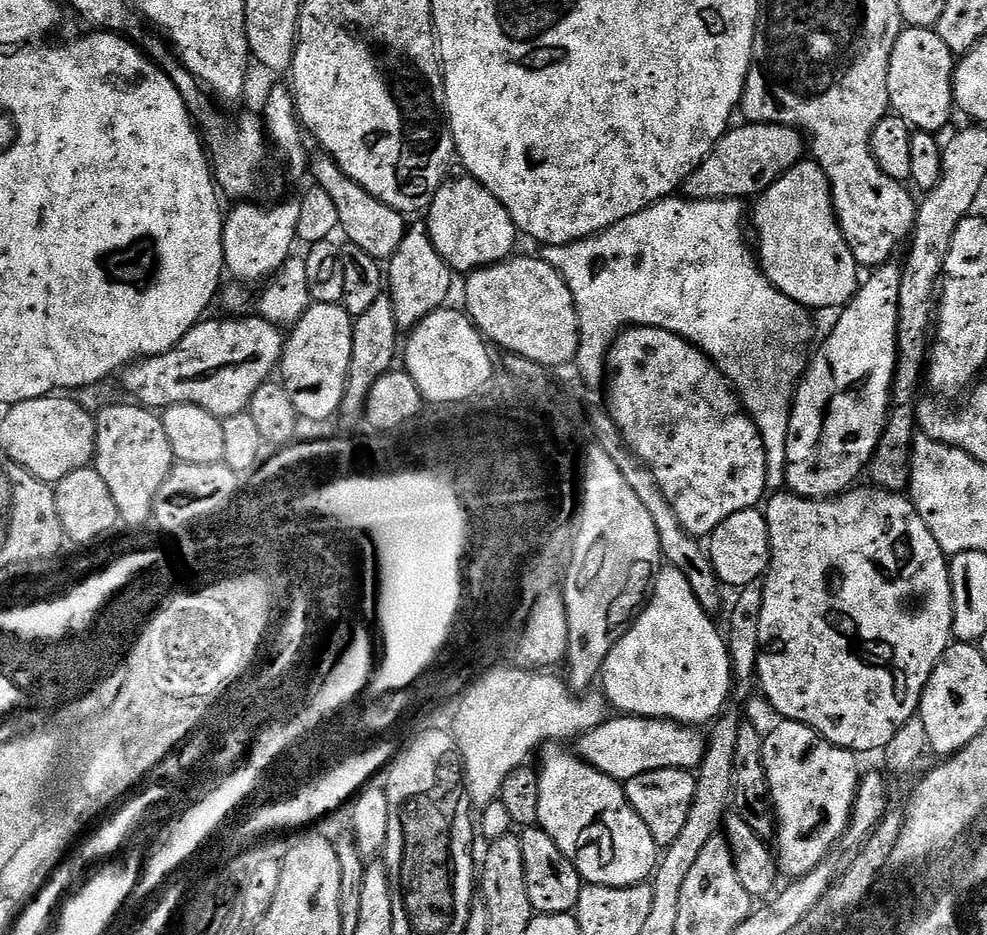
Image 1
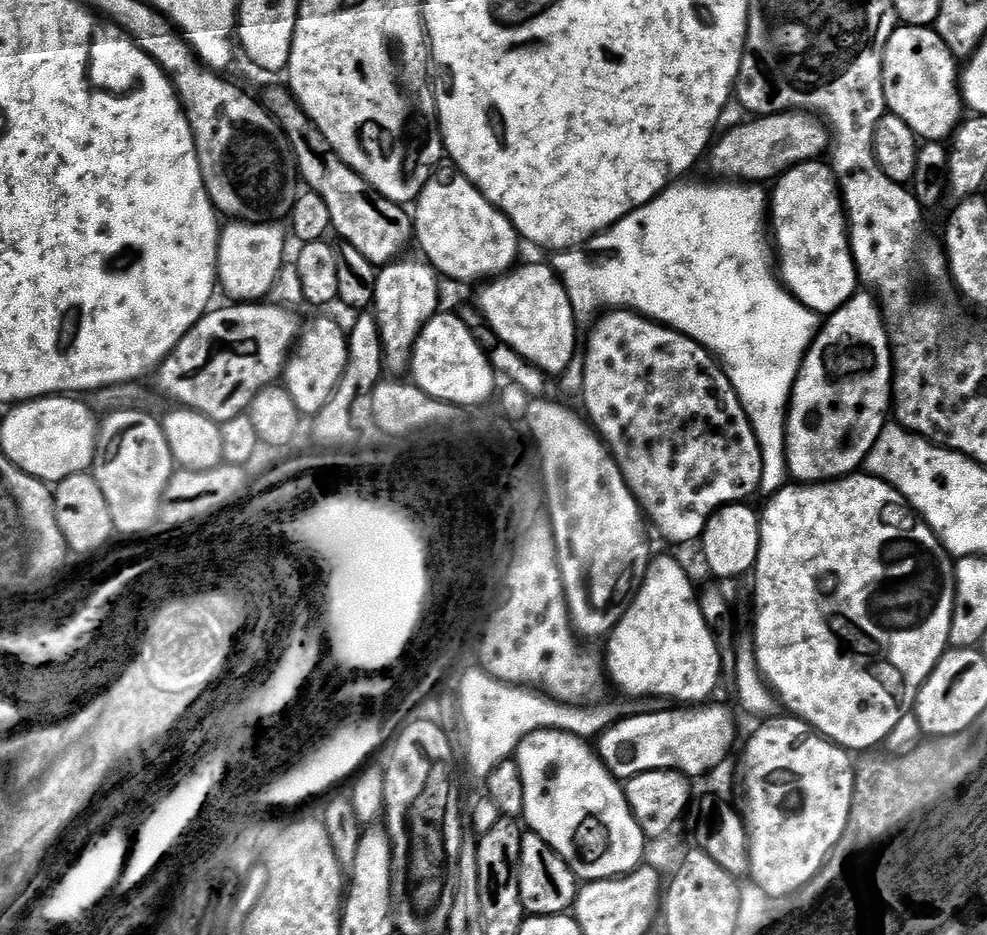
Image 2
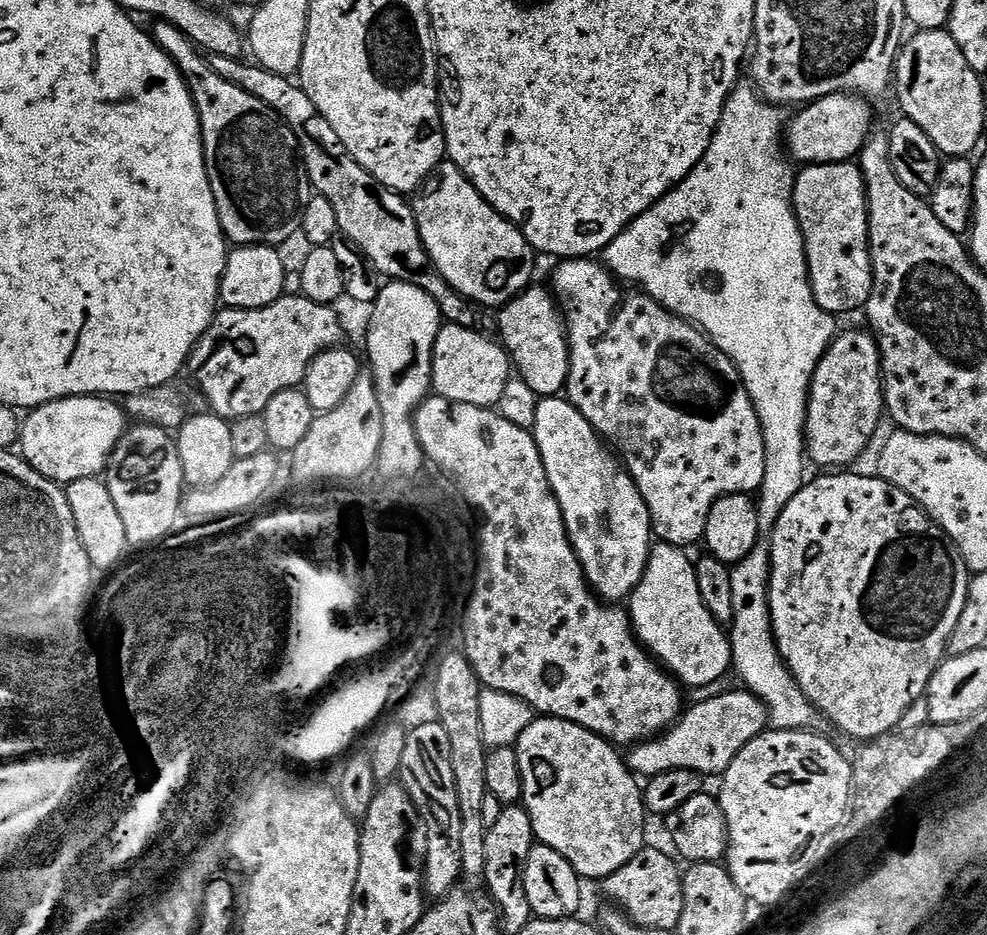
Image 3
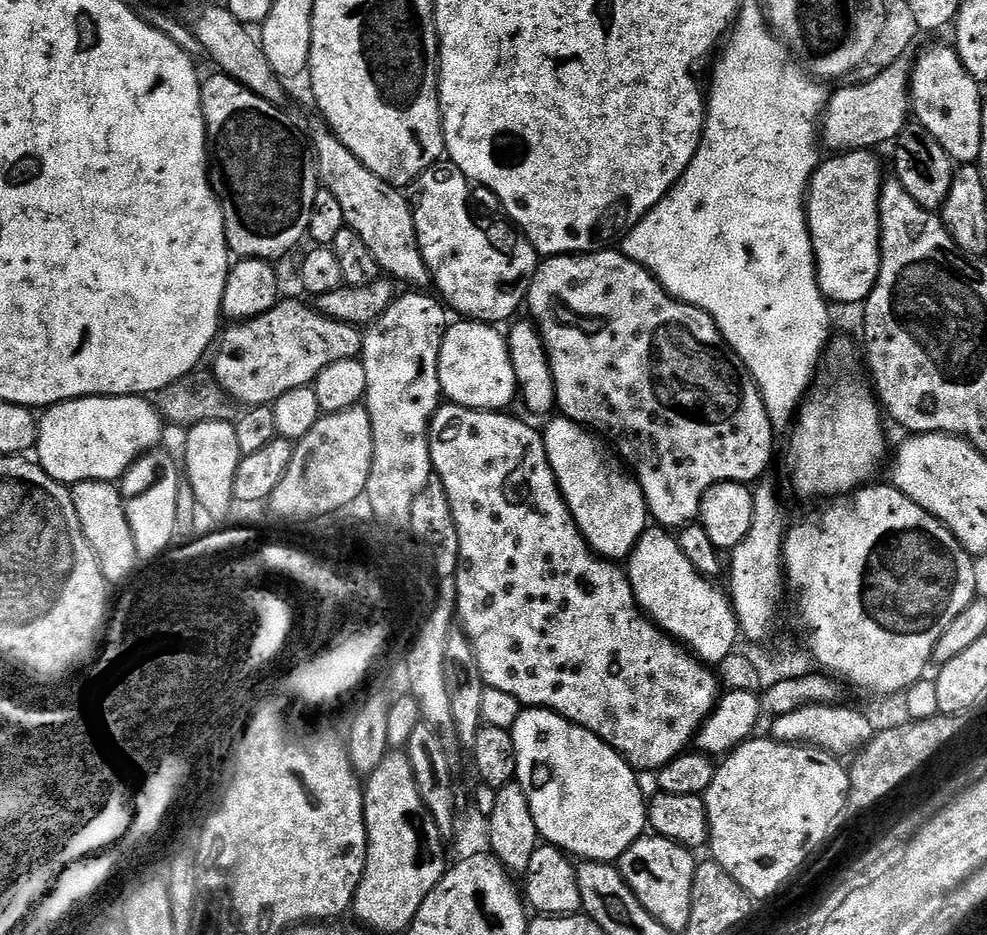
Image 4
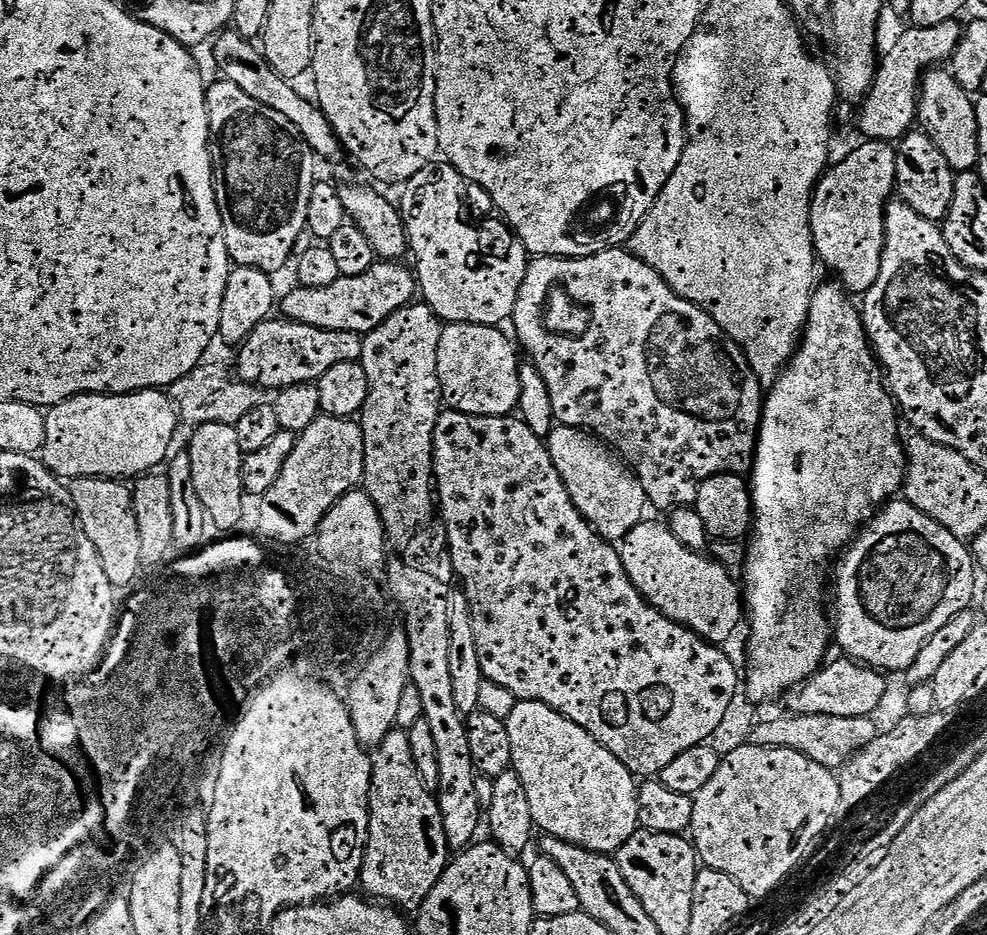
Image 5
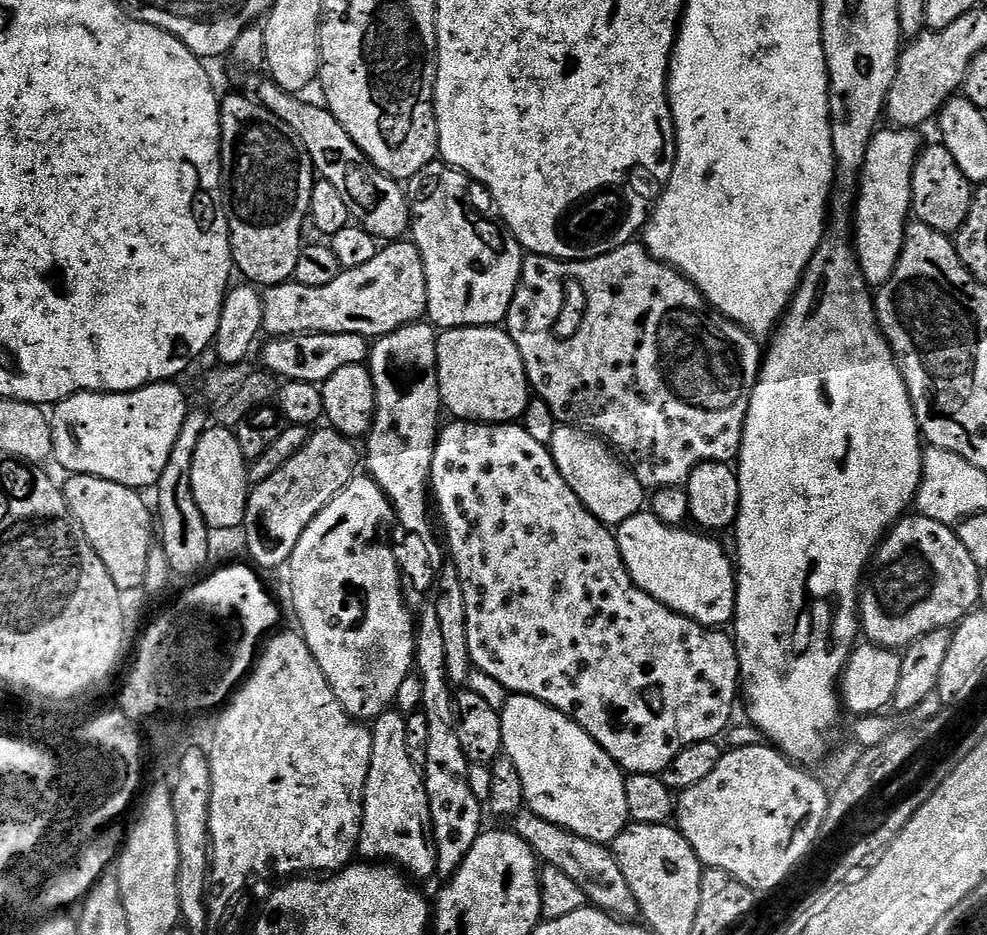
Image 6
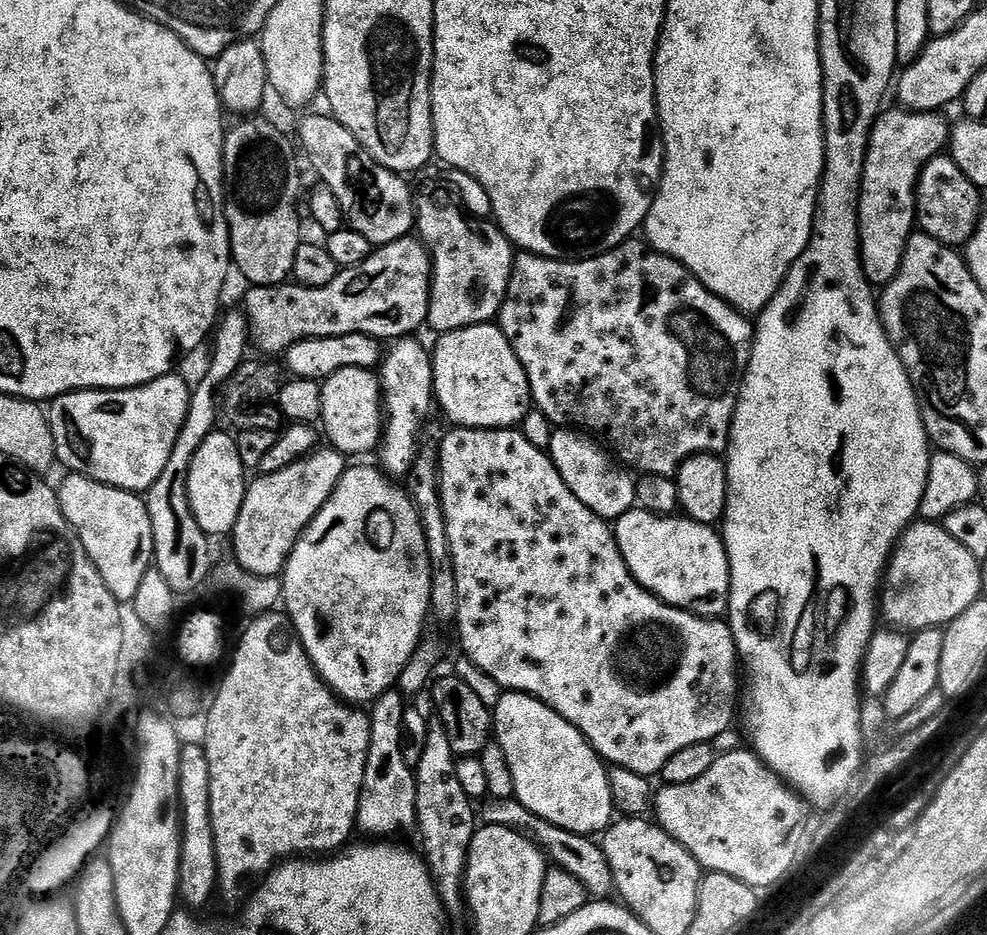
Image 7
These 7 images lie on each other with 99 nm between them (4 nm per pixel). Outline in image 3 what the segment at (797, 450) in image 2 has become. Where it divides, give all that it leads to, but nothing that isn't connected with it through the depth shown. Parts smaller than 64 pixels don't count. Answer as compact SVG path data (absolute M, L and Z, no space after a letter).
M871 331L844 332L828 345L823 358L812 375L812 385L808 391L808 413L804 423L806 456L820 467L820 470L844 470L868 448L868 443L876 436L880 428L880 419L885 419L884 378L880 374L880 351L876 337Z

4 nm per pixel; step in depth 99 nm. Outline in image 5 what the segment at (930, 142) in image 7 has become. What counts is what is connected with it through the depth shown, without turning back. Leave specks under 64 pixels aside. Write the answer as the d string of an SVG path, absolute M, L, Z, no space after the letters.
M865 139L864 144L860 144L848 157L845 158L841 164L833 163L831 167L825 171L824 175L820 177L820 181L816 183L816 190L812 193L812 243L816 245L816 255L819 263L824 264L832 272L837 272L841 276L839 279L842 281L843 287L852 294L863 294L869 292L874 286L874 282L880 273L881 264L883 262L884 254L884 224L885 217L888 210L888 205L893 199L896 192L896 154L897 149L893 147L887 140L870 140Z

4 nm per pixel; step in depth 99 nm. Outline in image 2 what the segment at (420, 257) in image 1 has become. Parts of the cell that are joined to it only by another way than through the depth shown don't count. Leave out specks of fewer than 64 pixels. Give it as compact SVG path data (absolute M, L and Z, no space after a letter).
M402 258L397 262L383 265L376 277L374 312L380 325L383 363L396 372L402 371L403 368L405 371L411 365L416 343L424 327L441 307L439 284L441 281L438 279L437 271L427 262L419 263Z

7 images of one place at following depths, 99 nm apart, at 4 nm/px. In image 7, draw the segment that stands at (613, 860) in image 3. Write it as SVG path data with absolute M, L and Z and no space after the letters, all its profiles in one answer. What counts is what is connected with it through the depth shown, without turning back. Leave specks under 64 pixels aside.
M505 691L494 710L494 740L502 746L506 762L510 762L510 775L514 777L514 798L522 802L526 810L562 830L583 836L603 833L613 823L614 805L605 761L600 759L587 738L553 708L525 692Z

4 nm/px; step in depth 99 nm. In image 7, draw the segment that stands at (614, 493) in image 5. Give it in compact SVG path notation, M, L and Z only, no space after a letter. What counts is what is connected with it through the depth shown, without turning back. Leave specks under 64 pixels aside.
M556 428L546 451L552 457L558 474L562 474L562 482L570 486L574 498L578 498L578 502L594 510L594 514L606 521L614 522L635 505L636 480L633 473L617 463L591 435L574 428Z

